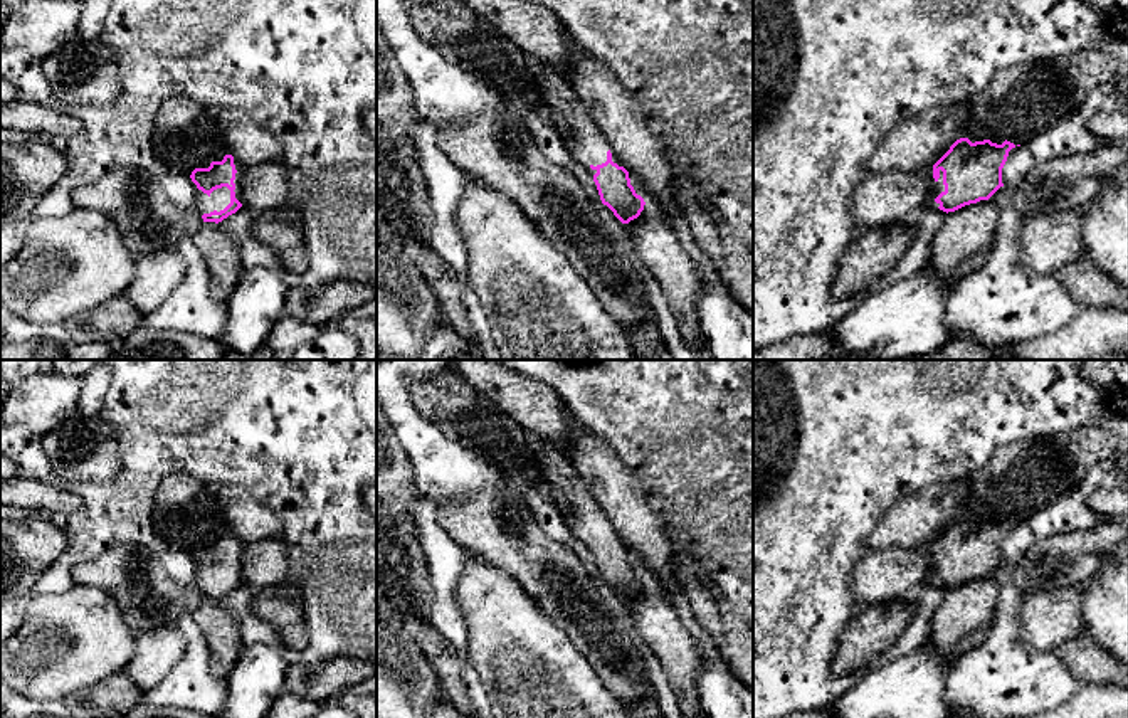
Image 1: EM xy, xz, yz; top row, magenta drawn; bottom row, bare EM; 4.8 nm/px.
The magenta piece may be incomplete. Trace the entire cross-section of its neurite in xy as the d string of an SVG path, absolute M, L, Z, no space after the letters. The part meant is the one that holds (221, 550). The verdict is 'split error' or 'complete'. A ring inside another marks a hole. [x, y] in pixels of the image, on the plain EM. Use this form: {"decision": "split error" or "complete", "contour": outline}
{"decision": "split error", "contour": "M225 531L222 538L192 548L190 555L198 565L195 585L203 599L219 600L242 583L244 546L232 531Z"}

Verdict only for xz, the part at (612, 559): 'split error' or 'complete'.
split error

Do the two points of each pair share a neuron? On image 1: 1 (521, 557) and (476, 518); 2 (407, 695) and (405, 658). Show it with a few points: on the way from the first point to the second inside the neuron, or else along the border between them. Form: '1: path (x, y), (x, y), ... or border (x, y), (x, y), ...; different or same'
1: path (510, 545), (488, 525); same
2: path (405, 686), (405, 666); same

